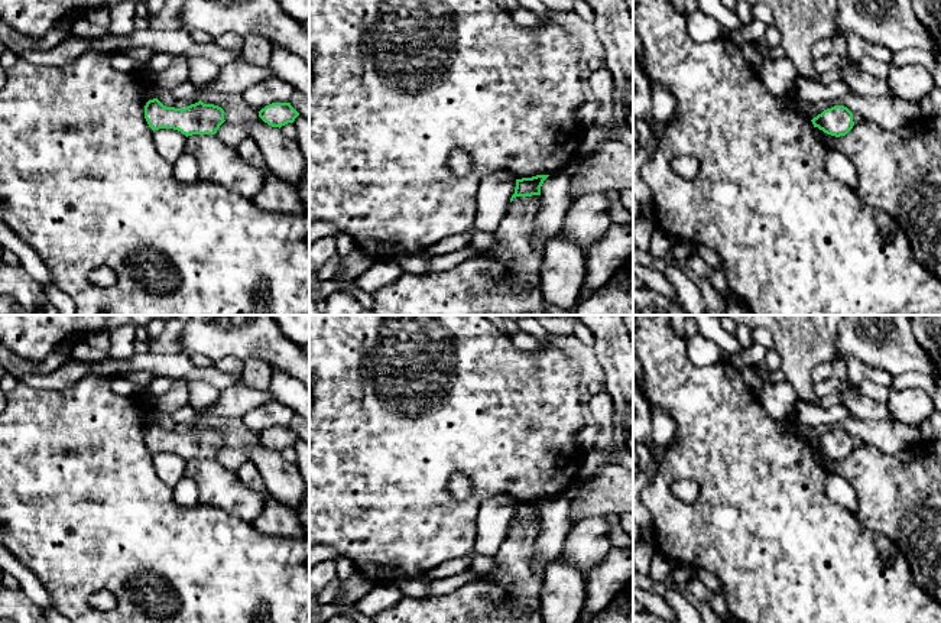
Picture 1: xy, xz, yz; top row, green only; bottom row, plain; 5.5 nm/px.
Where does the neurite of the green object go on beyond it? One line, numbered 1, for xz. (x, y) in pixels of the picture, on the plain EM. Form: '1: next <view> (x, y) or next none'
1: next none

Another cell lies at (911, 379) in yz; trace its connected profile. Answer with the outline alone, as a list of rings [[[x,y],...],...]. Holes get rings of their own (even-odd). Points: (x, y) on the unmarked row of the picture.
[[[906,371],[896,377],[893,377],[892,390],[903,390],[903,389],[927,389],[931,395],[935,409],[941,412],[941,384],[938,384],[931,376],[918,373],[918,371]]]

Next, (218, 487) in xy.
[[[215,458],[186,461],[185,476],[198,484],[199,504],[210,504],[253,523],[266,507],[263,491],[250,490],[236,473],[224,468]]]

